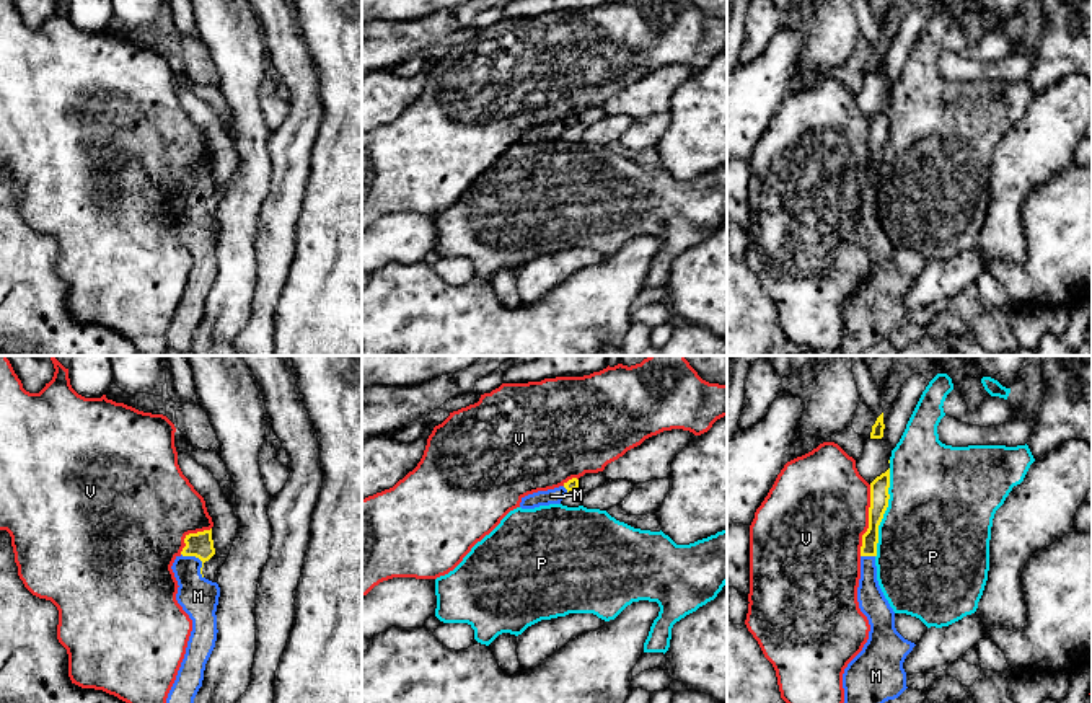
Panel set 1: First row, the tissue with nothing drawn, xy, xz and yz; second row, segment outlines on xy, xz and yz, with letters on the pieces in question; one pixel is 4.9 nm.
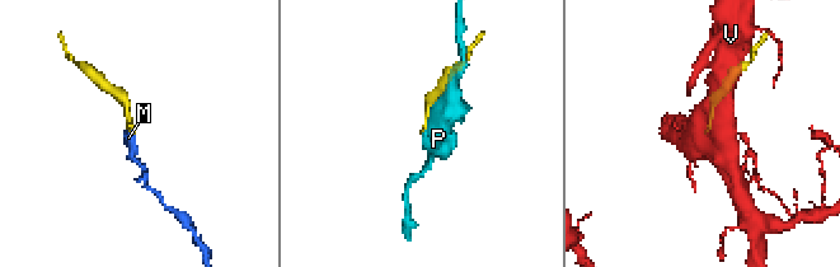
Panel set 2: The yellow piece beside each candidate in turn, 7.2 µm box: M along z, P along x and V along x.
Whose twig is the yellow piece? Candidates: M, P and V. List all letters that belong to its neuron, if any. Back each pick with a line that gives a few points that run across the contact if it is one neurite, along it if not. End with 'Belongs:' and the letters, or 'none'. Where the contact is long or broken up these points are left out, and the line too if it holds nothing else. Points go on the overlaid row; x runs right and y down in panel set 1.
M: line xy (201, 545), (199, 558), (198, 596)
Belongs: M

